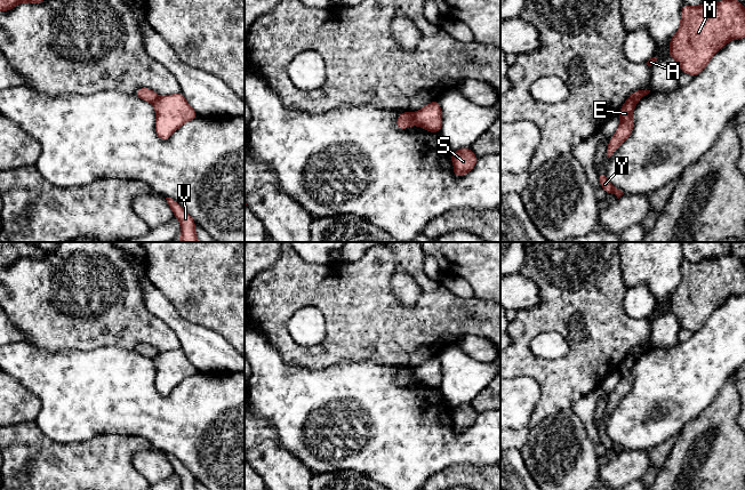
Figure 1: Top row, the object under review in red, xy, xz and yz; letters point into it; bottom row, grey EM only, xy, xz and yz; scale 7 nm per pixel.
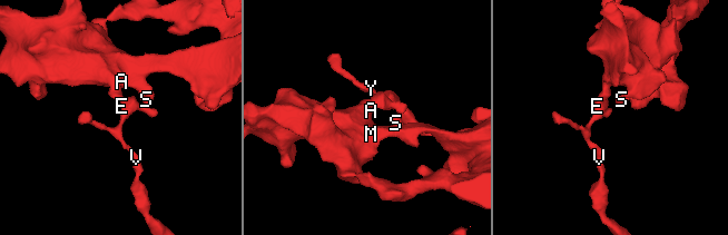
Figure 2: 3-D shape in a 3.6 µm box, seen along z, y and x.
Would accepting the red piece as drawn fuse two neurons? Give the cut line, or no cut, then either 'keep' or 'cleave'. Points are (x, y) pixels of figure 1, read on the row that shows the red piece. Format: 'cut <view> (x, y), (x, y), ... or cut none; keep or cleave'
cut xz (410, 113), (416, 123); cleave

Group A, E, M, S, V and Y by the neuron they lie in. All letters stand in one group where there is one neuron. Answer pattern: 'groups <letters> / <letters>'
groups A M S / E V Y

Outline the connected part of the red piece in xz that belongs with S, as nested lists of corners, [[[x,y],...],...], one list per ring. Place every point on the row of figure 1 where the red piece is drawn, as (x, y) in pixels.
[[[470,147],[460,148],[456,152],[451,152],[451,161],[455,166],[454,176],[462,177],[465,174],[470,172],[475,163],[478,158],[470,150]]]

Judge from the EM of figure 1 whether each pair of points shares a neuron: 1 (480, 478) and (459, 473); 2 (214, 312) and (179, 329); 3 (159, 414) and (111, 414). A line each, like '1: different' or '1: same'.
1: same
2: different
3: same

